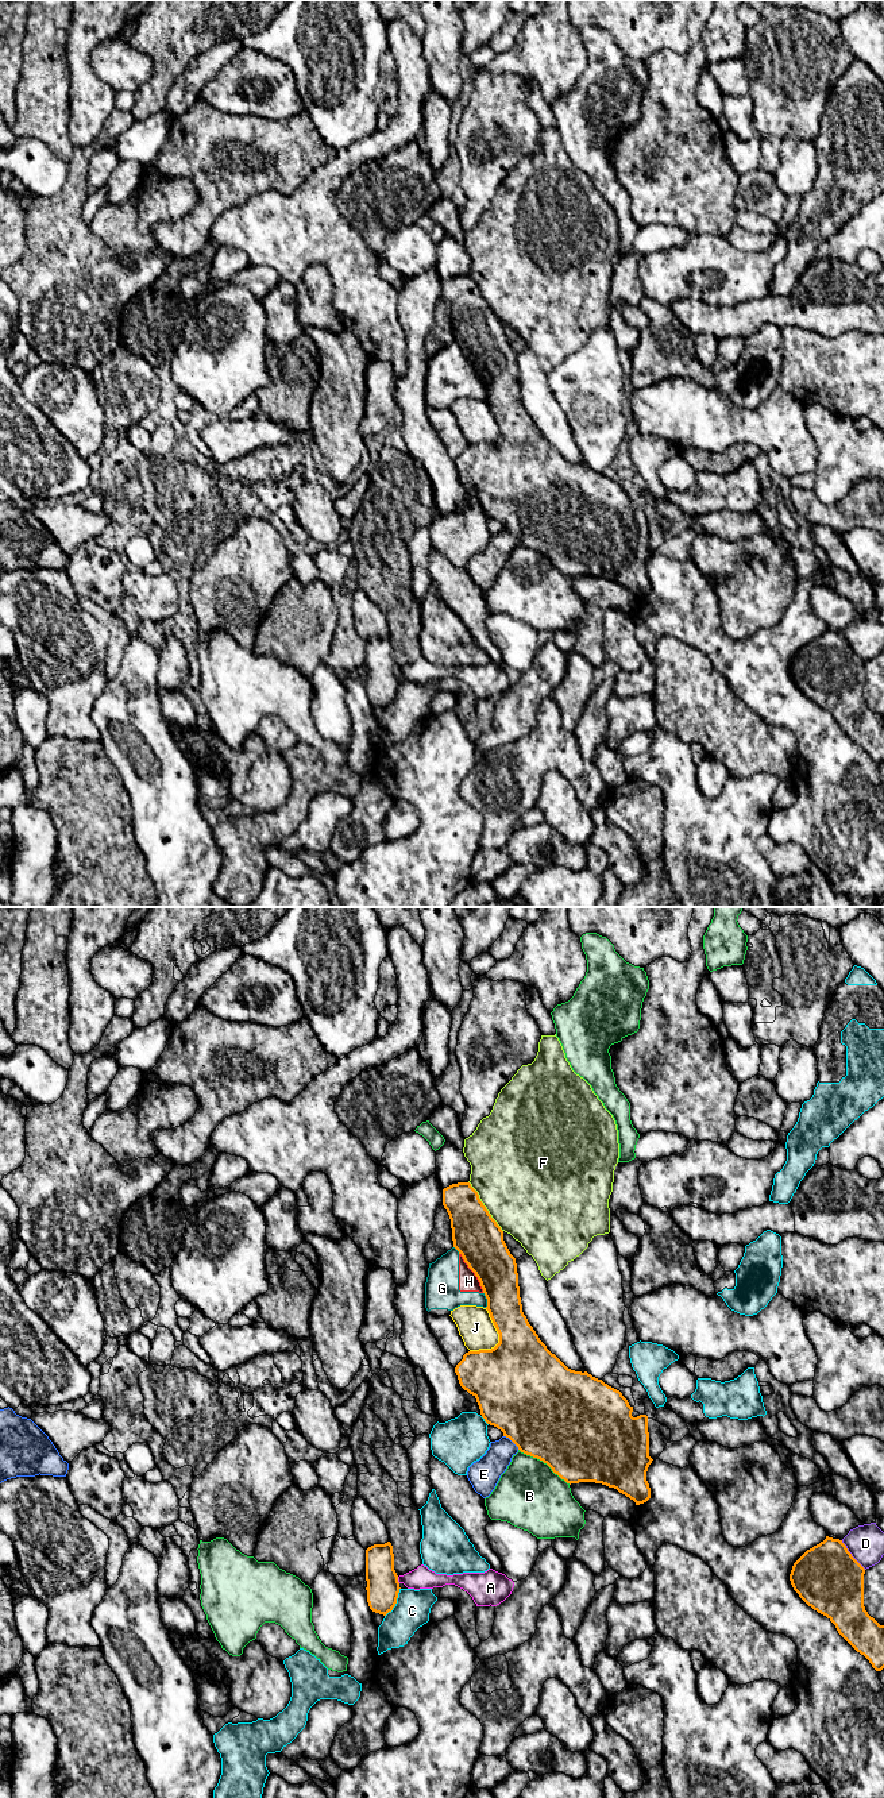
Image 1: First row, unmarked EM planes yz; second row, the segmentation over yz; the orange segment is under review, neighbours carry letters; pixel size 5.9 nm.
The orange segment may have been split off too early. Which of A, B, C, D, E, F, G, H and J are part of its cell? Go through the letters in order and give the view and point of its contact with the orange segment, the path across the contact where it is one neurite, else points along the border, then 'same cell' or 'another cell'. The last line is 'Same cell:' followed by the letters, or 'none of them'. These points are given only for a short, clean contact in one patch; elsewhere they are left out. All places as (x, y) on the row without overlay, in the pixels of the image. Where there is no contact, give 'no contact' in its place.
A: contact yz (397, 672); border yz (397, 670), (400, 675); another cell
B: contact yz (544, 555); another cell
C: contact yz (396, 695); another cell
D: contact yz (850, 648); another cell
E: contact yz (512, 533); another cell
F: contact yz (485, 300); another cell
G: contact yz (487, 393); another cell
H: contact yz (474, 365); border yz (459, 346), (477, 370), (483, 385); another cell
J: contact yz (500, 432); another cell
Same cell: none of them

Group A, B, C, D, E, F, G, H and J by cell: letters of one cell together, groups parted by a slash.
A / B / C / D / E / F / G H / J

